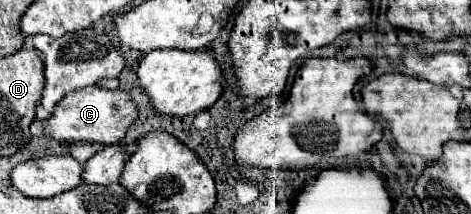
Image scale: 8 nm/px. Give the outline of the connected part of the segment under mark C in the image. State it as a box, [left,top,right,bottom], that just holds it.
[43,86,137,144]

